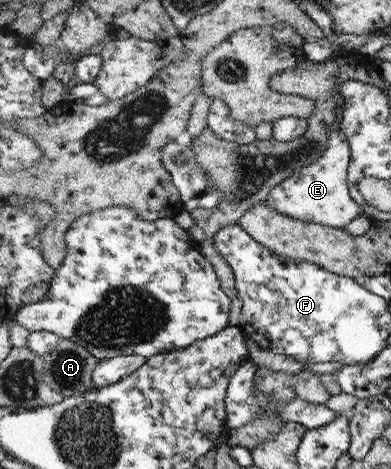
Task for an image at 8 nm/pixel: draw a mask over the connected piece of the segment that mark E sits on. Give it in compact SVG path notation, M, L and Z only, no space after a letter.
M334 128L330 131L330 143L324 156L283 180L266 197L265 203L287 218L327 225L327 227L345 228L364 214L362 206L350 196L350 156L349 138L339 128Z

